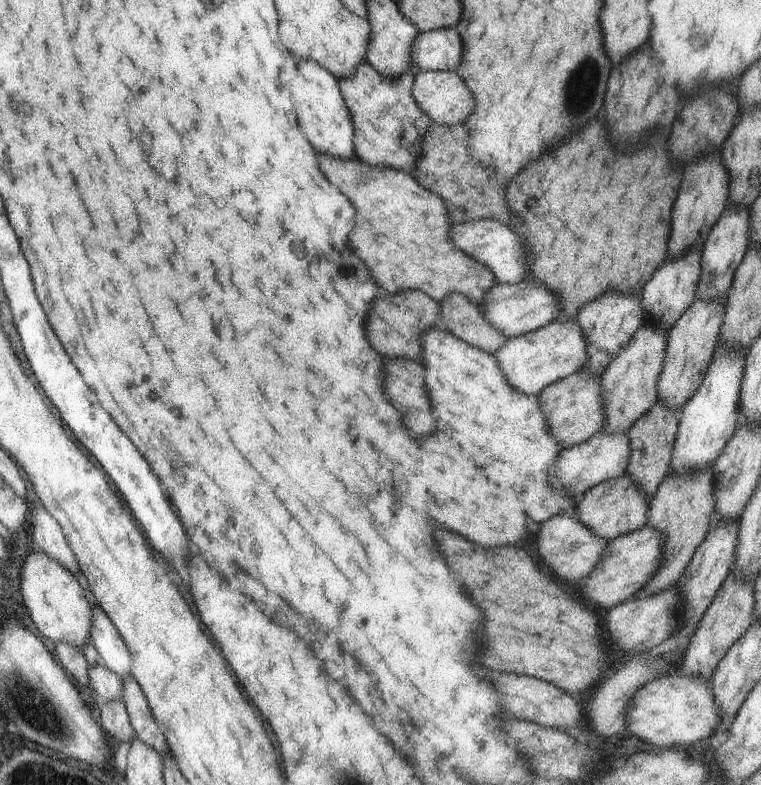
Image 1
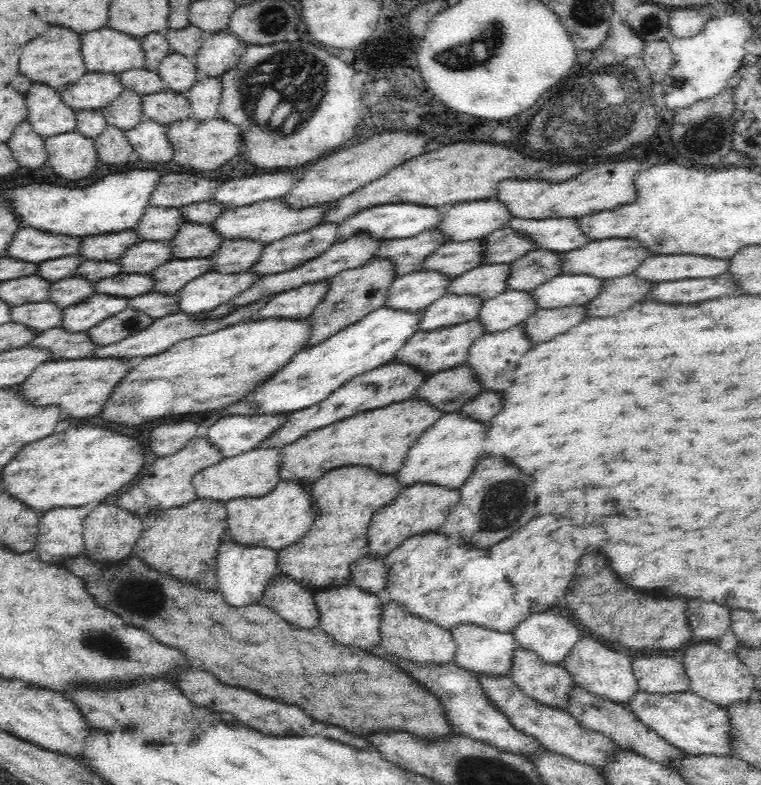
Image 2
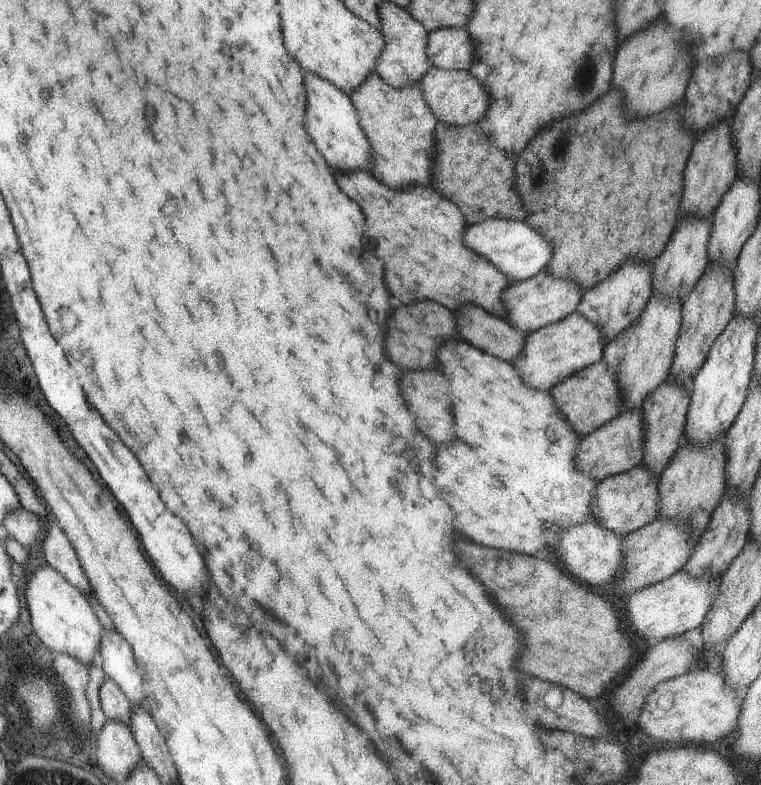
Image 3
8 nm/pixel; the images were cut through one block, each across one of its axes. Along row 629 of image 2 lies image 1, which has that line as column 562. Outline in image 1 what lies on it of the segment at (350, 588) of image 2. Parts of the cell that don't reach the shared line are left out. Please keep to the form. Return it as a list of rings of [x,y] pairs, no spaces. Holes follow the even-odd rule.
[[[568,318],[566,321],[548,322],[527,334],[509,338],[499,350],[491,353],[491,356],[497,360],[511,388],[515,388],[521,394],[533,396],[537,395],[544,386],[581,369],[583,360],[587,358],[585,346],[587,344],[583,340],[583,333],[577,321]]]

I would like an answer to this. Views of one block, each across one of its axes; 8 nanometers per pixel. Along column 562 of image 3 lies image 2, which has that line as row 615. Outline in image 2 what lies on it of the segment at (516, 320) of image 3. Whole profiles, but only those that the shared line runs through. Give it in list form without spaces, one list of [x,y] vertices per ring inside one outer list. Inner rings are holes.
[[[282,572],[268,582],[258,602],[274,610],[286,622],[300,628],[314,628],[319,624],[319,615],[314,605],[313,590],[304,589]]]

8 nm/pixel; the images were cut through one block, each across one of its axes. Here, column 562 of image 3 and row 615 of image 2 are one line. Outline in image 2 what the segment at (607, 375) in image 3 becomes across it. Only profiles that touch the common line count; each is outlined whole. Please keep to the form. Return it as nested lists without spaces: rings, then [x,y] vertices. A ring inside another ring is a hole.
[[[392,599],[380,607],[382,607],[382,613],[378,624],[379,643],[390,654],[398,658],[405,658],[410,662],[433,662],[434,664],[453,662],[456,643],[454,643],[449,630],[412,615],[405,606],[394,602]]]

